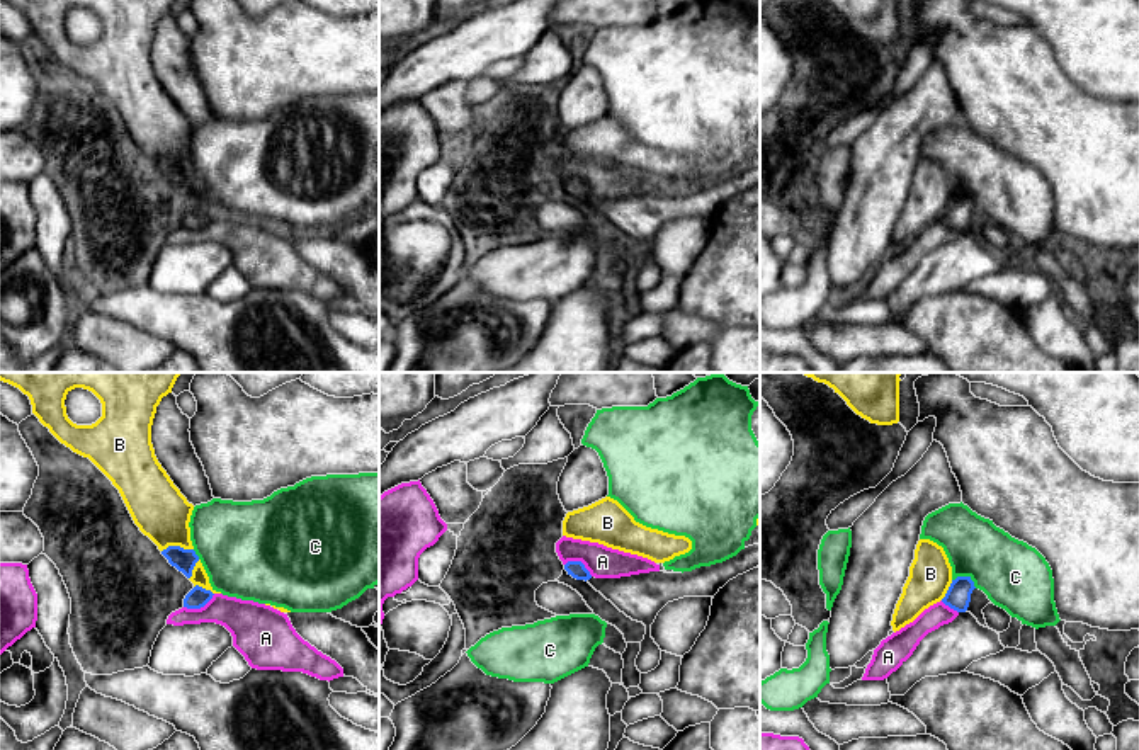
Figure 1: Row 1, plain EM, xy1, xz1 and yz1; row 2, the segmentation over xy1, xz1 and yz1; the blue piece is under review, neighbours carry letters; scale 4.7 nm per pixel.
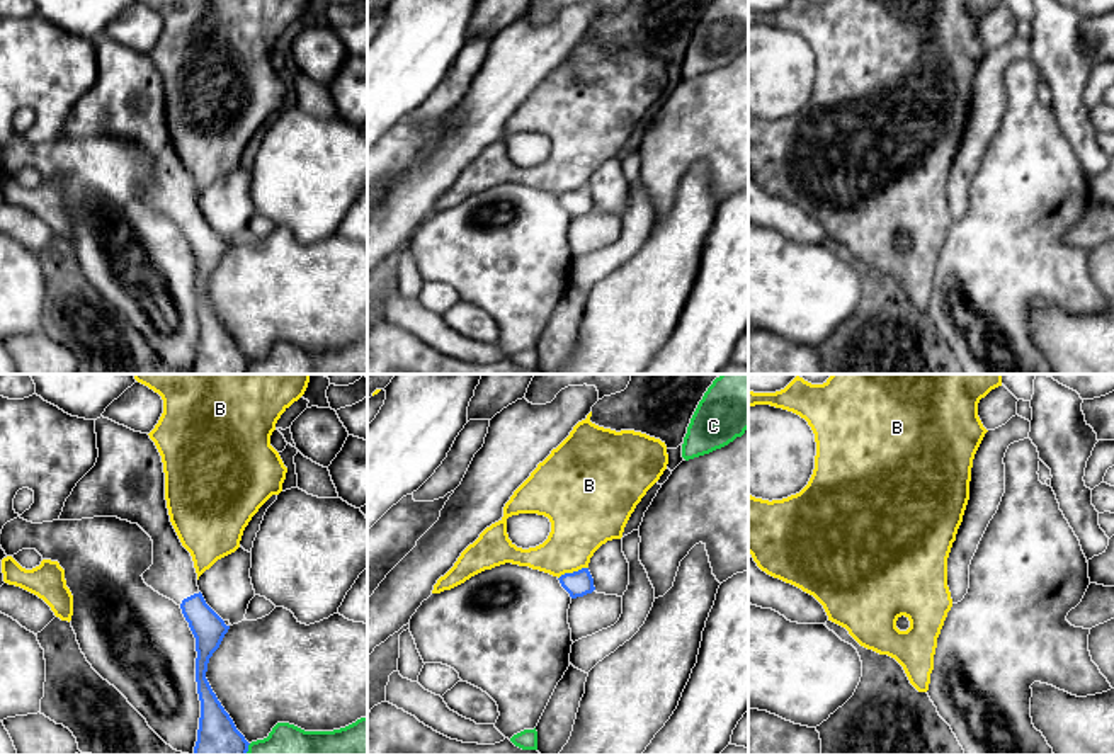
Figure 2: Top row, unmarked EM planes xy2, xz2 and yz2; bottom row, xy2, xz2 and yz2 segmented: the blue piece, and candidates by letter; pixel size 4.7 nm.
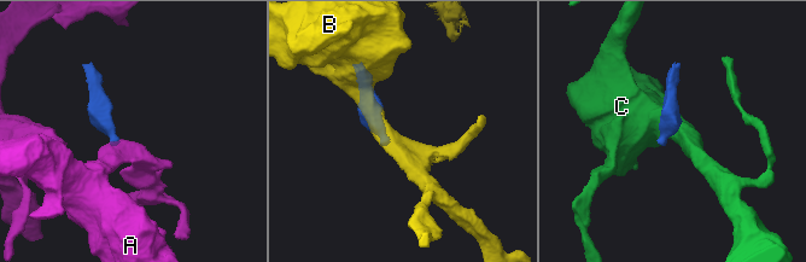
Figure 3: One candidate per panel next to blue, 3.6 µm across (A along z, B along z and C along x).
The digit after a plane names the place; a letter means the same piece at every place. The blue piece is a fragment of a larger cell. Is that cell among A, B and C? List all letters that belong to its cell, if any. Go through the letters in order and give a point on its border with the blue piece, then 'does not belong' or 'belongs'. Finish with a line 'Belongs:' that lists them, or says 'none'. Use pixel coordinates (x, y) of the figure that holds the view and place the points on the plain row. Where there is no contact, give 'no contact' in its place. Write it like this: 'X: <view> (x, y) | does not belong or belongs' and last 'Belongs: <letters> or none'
A: xy1 (199, 227) | does not belong
B: xy1 (177, 165) | does not belong
C: yz1 (966, 196) | does not belong
Belongs: none

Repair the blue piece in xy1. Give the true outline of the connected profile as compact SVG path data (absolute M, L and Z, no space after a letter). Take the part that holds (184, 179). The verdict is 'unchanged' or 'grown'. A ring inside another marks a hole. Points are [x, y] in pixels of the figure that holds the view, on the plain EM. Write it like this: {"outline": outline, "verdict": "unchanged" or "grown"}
{"outline": "M168 165L162 170L162 173L168 179L172 185L182 190L187 197L192 196L192 189L199 180L199 175L194 168L184 168L180 165Z", "verdict": "unchanged"}

